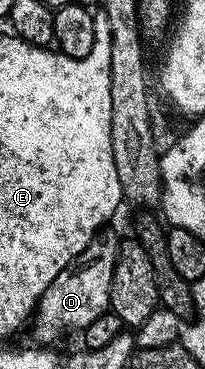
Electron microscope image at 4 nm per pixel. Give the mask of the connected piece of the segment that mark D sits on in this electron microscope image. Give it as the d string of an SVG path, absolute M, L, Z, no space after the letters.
M104 229L101 236L93 238L72 266L63 268L63 272L51 280L47 292L43 292L37 301L37 309L31 318L33 338L37 341L34 343L53 344L56 338L63 337L68 330L84 332L91 320L99 320L99 316L110 309L109 297L113 287L119 237L109 229Z

